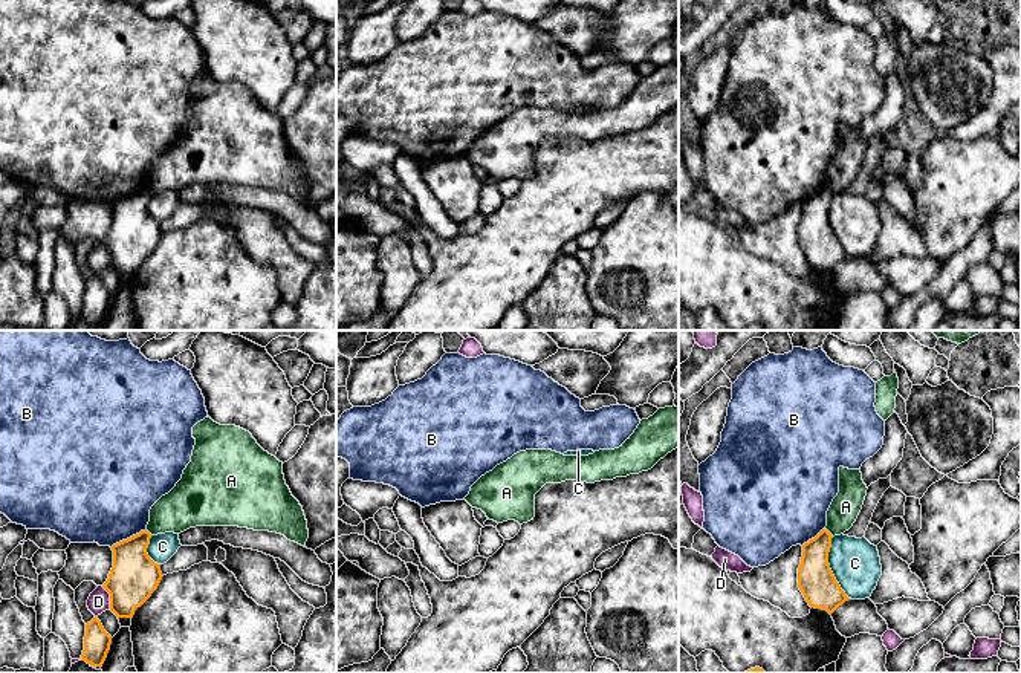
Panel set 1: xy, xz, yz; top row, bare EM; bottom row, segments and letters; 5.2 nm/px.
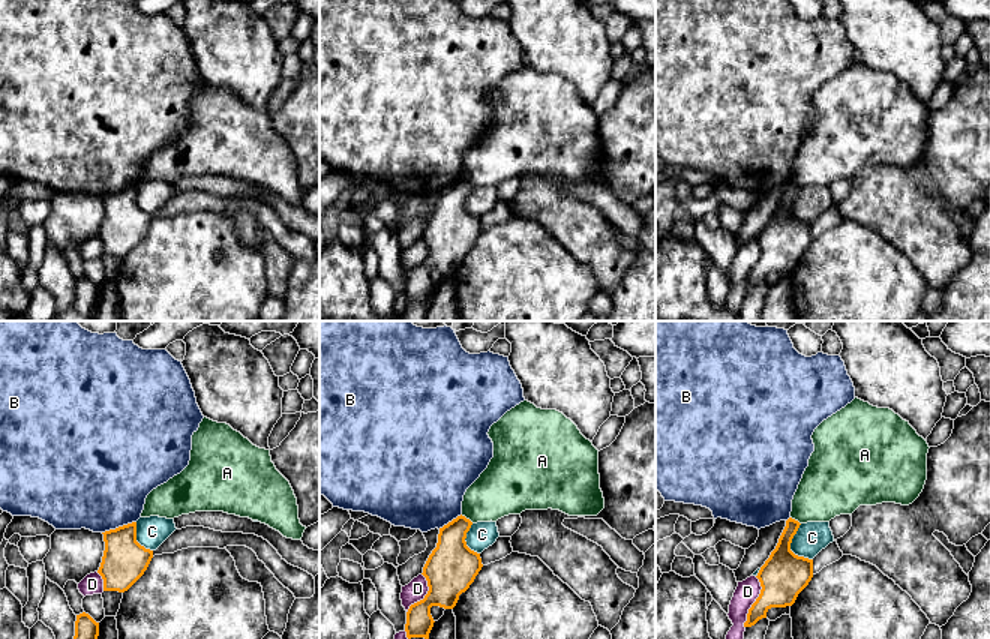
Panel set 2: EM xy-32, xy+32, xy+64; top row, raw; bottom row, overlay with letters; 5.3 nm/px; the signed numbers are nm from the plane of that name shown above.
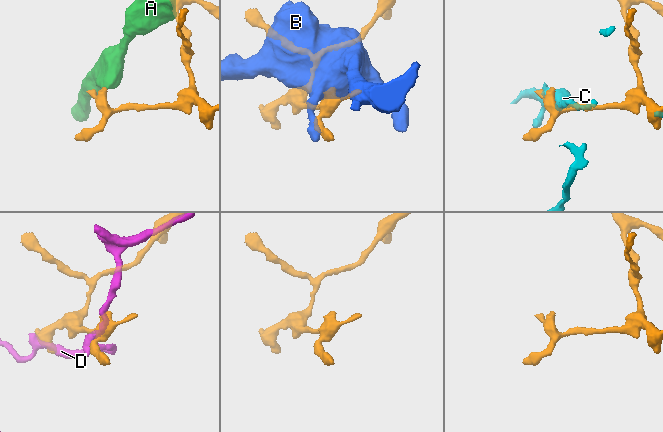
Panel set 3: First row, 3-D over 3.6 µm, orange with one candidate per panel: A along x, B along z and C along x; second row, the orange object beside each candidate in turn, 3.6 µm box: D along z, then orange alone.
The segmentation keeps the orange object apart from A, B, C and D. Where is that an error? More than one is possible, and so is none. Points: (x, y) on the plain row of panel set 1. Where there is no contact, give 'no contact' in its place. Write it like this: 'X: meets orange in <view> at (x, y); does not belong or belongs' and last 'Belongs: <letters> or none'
A: meets orange in yz at (829, 190); does not belong
B: meets orange in xy at (127, 196); does not belong
C: meets orange in yz at (829, 225); does not belong
D: meets orange in xy at (110, 254); does not belong
Belongs: none

